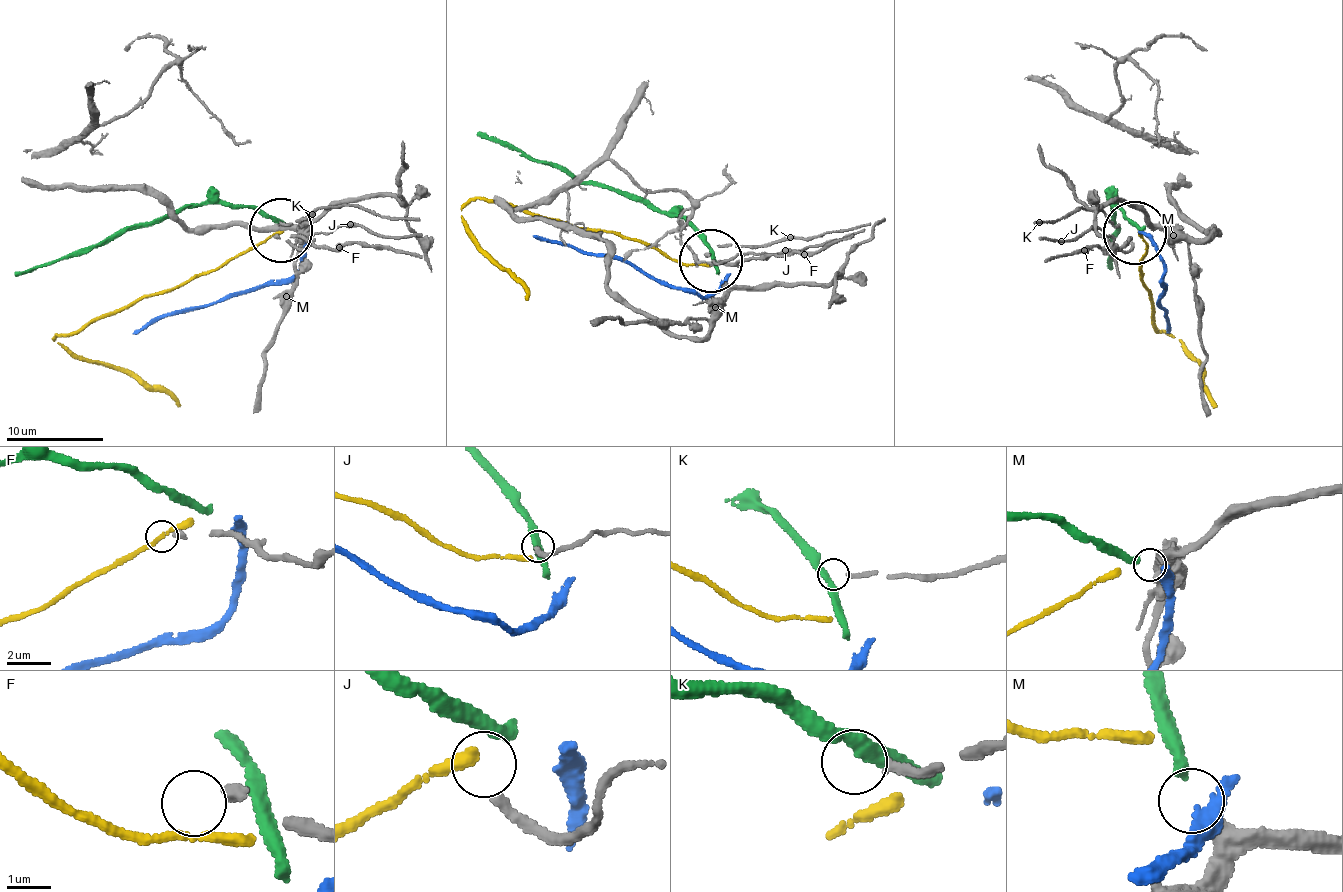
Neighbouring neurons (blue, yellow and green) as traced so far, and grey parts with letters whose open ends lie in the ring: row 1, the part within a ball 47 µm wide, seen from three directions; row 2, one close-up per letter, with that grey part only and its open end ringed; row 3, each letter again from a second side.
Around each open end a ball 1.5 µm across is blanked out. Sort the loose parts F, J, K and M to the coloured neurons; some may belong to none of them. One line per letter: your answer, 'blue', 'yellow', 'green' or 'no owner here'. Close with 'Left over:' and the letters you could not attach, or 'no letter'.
F: no owner here
J: yellow
K: no owner here
M: green
Left over: F, K

